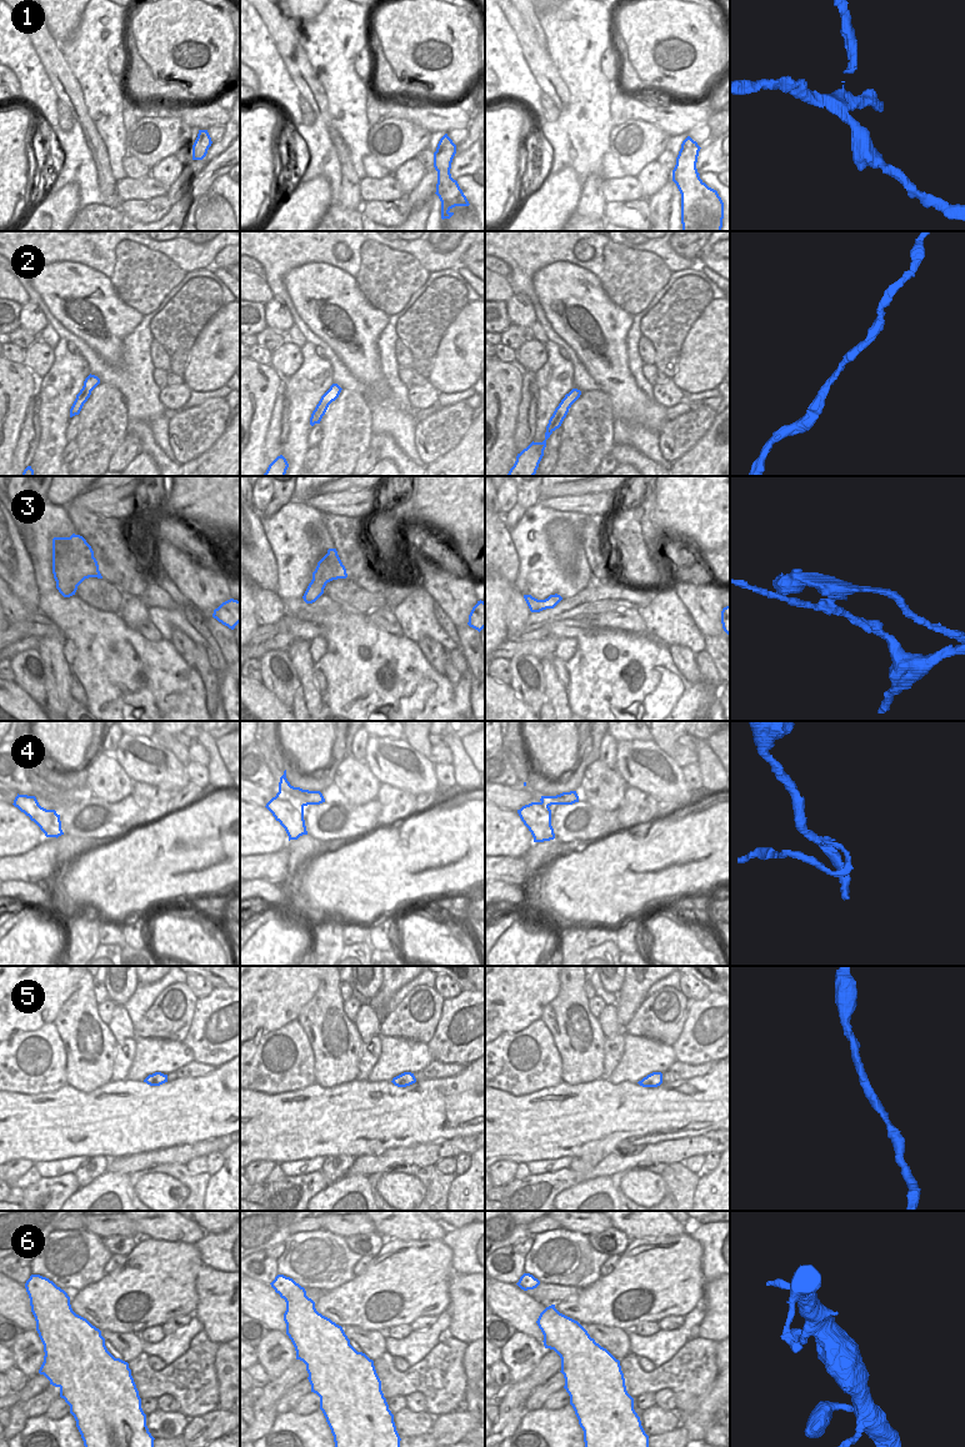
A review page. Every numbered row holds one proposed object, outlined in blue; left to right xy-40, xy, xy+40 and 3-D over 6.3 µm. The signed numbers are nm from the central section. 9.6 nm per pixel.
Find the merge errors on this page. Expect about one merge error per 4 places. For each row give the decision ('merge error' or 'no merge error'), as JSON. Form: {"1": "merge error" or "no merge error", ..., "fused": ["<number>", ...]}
{"1": "merge error", "2": "no merge error", "3": "merge error", "4": "merge error", "5": "no merge error", "6": "no merge error", "fused": ["1", "3", "4"]}

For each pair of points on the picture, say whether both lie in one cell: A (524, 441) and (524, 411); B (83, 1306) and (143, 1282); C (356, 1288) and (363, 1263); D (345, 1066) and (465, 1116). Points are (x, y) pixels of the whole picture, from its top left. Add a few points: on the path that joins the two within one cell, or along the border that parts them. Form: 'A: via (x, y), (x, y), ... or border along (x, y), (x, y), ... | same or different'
A: via (524, 434), (524, 419) | same
B: via (98, 1303), (111, 1303), (123, 1292), (128, 1291) | same
C: border along (374, 1257), (355, 1276) | different
D: border along (356, 1079), (328, 1086) | different

